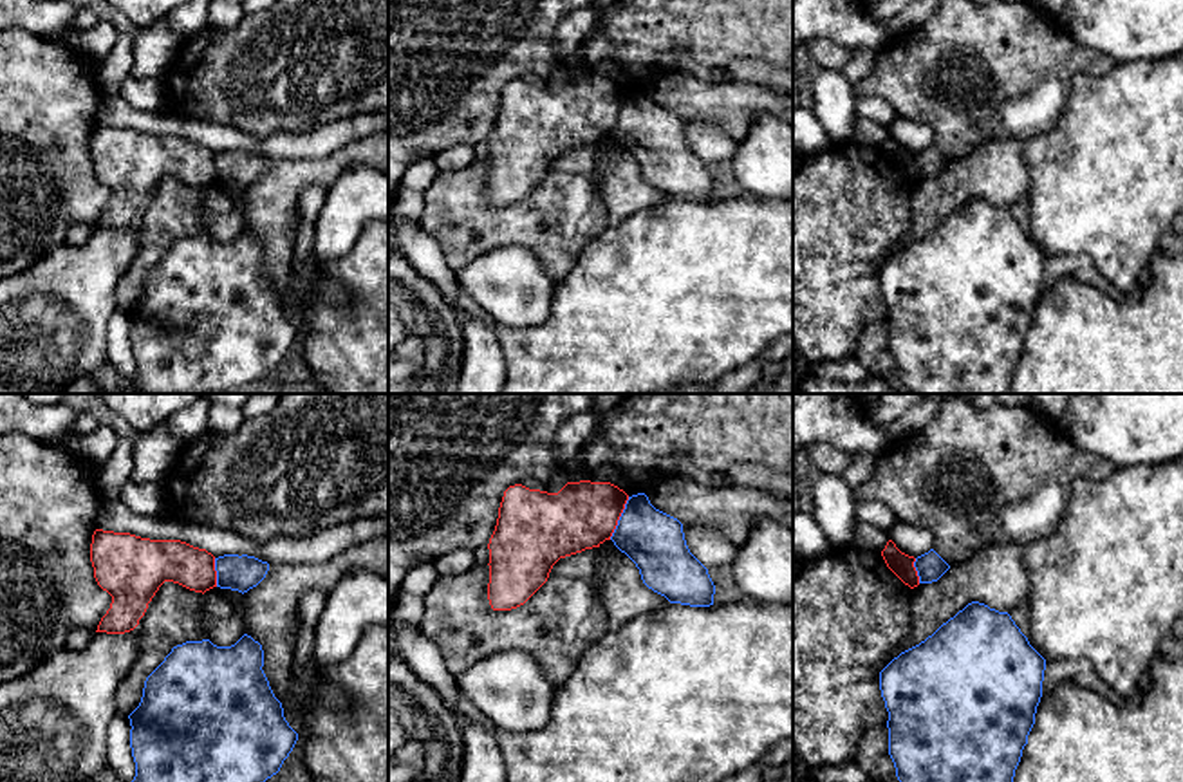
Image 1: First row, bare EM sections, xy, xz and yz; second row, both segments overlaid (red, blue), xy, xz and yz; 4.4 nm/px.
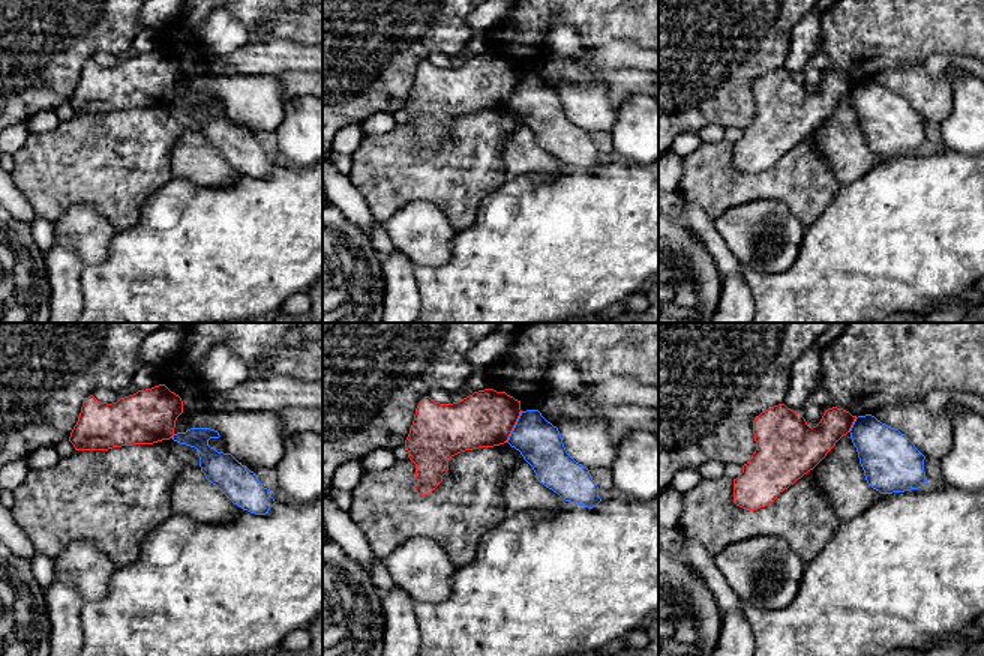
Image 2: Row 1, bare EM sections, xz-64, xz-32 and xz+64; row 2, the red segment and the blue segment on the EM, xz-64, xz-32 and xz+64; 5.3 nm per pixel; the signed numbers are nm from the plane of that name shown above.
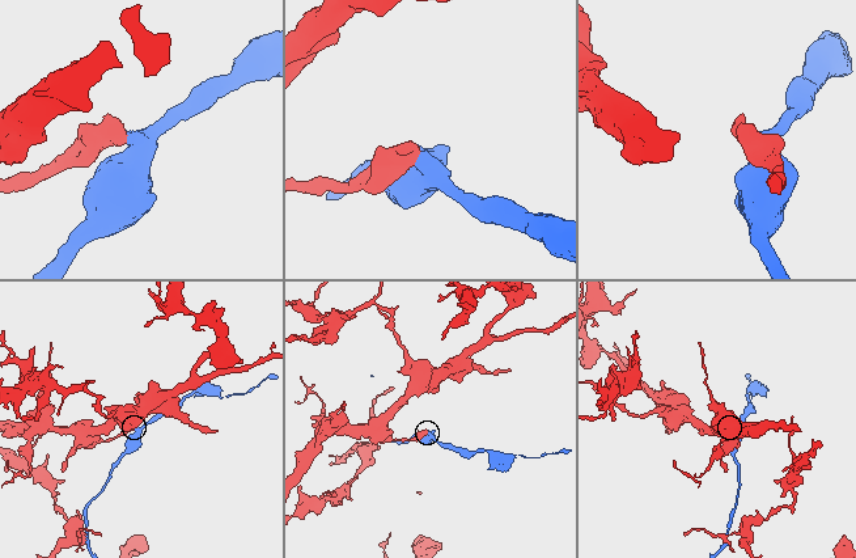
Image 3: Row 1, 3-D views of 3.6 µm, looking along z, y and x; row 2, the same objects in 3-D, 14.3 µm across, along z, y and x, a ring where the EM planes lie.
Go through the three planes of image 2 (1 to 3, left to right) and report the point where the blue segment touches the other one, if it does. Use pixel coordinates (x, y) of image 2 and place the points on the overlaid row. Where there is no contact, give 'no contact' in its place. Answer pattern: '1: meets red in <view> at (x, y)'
1: meets red in xz-64 at (173, 434)
2: meets red in xz-32 at (513, 427)
3: meets red in xz+64 at (852, 424)

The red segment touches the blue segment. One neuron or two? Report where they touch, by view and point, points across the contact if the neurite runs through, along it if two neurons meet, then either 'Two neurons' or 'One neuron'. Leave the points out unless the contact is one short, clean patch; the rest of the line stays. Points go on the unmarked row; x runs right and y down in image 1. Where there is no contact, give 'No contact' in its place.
Touches red at xz (618, 114). Boundary: xz (629, 93), (609, 134). Two neurons

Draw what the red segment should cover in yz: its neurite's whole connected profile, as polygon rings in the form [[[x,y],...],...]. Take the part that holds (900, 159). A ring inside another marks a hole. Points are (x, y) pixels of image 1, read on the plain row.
[[[892,135],[887,137],[881,152],[887,163],[910,184],[919,181],[919,172],[914,163],[916,154],[901,148]]]

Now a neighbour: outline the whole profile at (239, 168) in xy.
[[[224,150],[215,154],[217,182],[247,188],[267,170],[269,159],[247,150]]]

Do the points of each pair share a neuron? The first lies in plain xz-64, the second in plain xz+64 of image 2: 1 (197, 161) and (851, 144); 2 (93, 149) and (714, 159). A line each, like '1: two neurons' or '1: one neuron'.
1: one neuron
2: one neuron

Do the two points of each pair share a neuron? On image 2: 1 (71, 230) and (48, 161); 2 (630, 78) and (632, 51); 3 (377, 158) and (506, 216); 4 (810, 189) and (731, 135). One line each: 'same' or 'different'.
1: different
2: different
3: different
4: different

